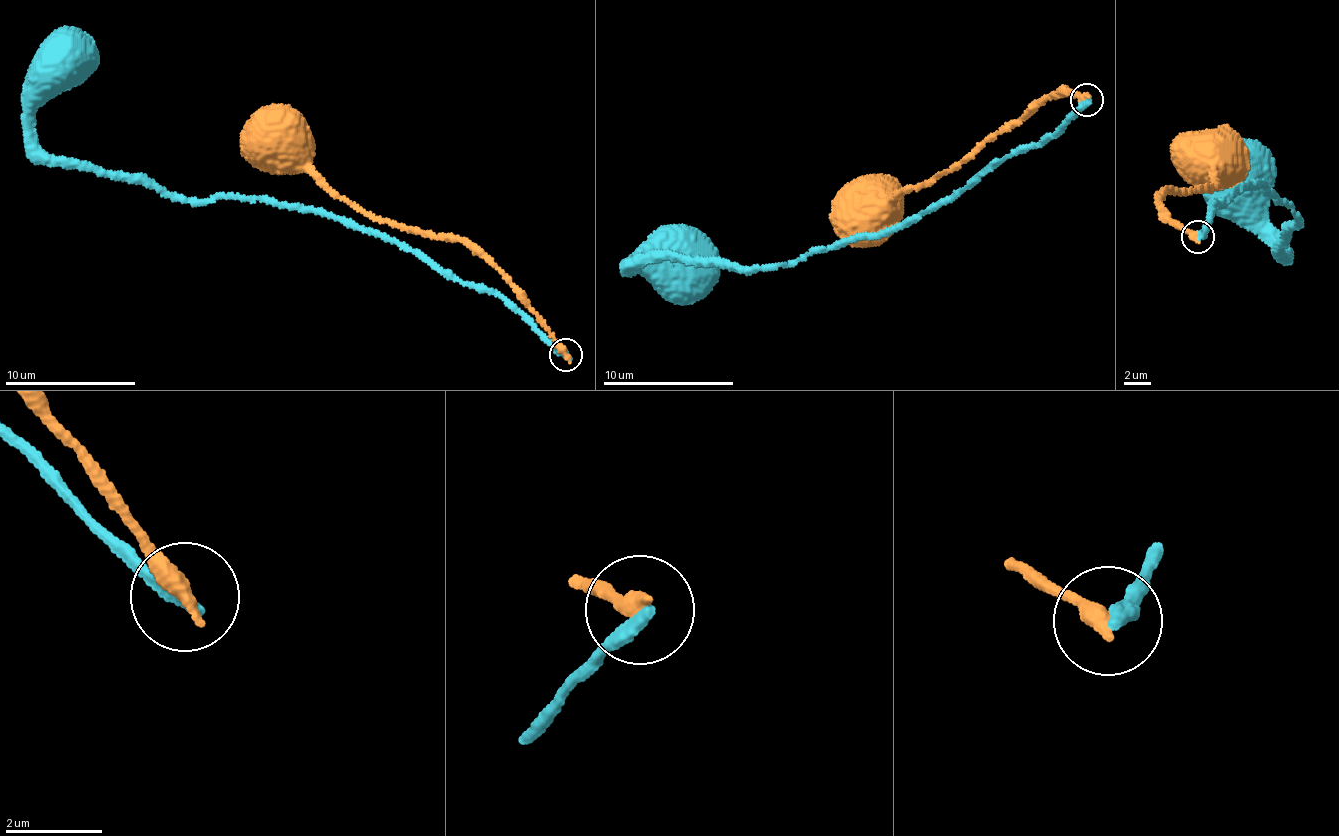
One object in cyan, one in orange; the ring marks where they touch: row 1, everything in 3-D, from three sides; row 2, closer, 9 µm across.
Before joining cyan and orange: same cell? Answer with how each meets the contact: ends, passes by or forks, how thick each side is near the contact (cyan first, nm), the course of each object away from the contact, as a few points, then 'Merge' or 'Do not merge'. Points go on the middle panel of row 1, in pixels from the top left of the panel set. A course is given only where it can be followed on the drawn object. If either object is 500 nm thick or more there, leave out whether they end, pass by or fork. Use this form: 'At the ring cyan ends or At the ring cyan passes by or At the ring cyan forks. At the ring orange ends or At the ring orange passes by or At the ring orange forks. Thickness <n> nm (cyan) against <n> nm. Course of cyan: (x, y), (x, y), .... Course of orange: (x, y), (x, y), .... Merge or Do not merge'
At the ring cyan ends. At the ring orange ends. Thickness 360 nm (cyan) against 440 nm. Course of cyan: (1087, 102), (1037, 143), (878, 233), (795, 263), (632, 262), (660, 276), (675, 265). Course of orange: (1087, 99), (1065, 92), (1048, 98), (939, 173), (886, 202), (855, 207), (845, 204), (857, 210). Do not merge

